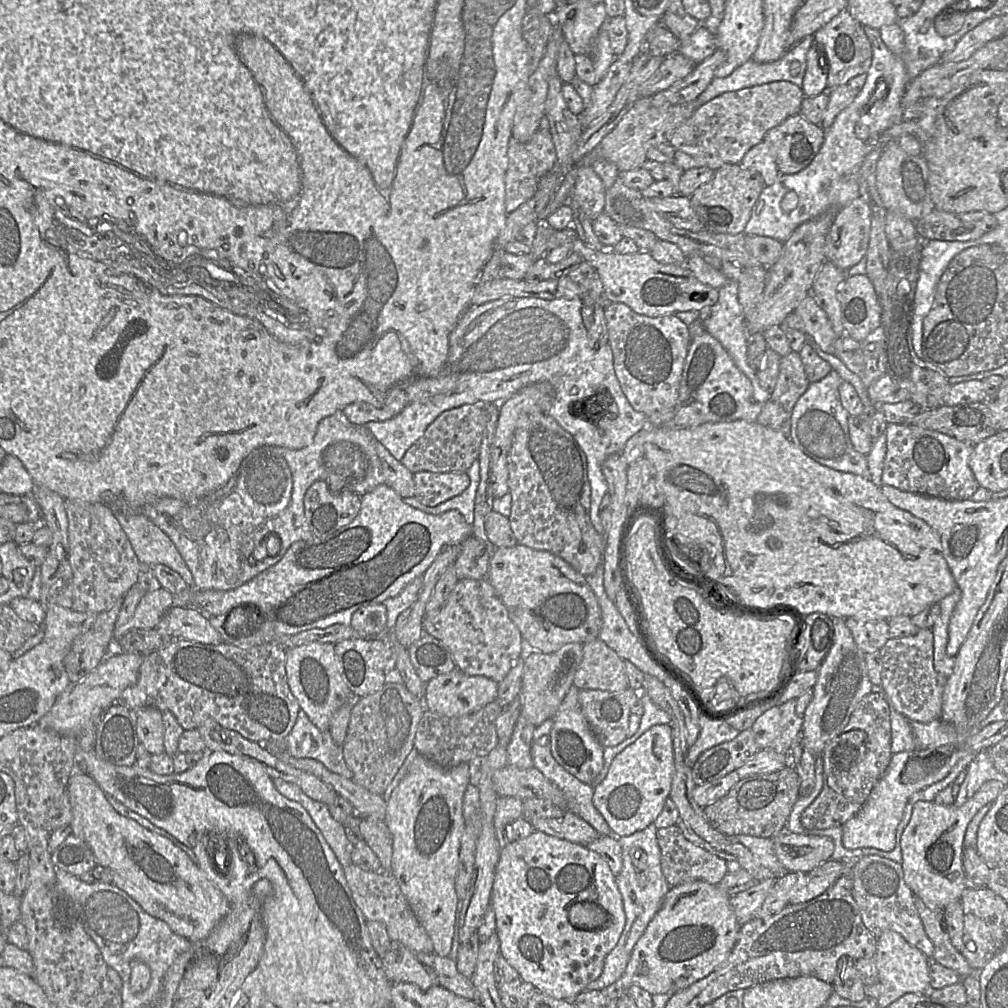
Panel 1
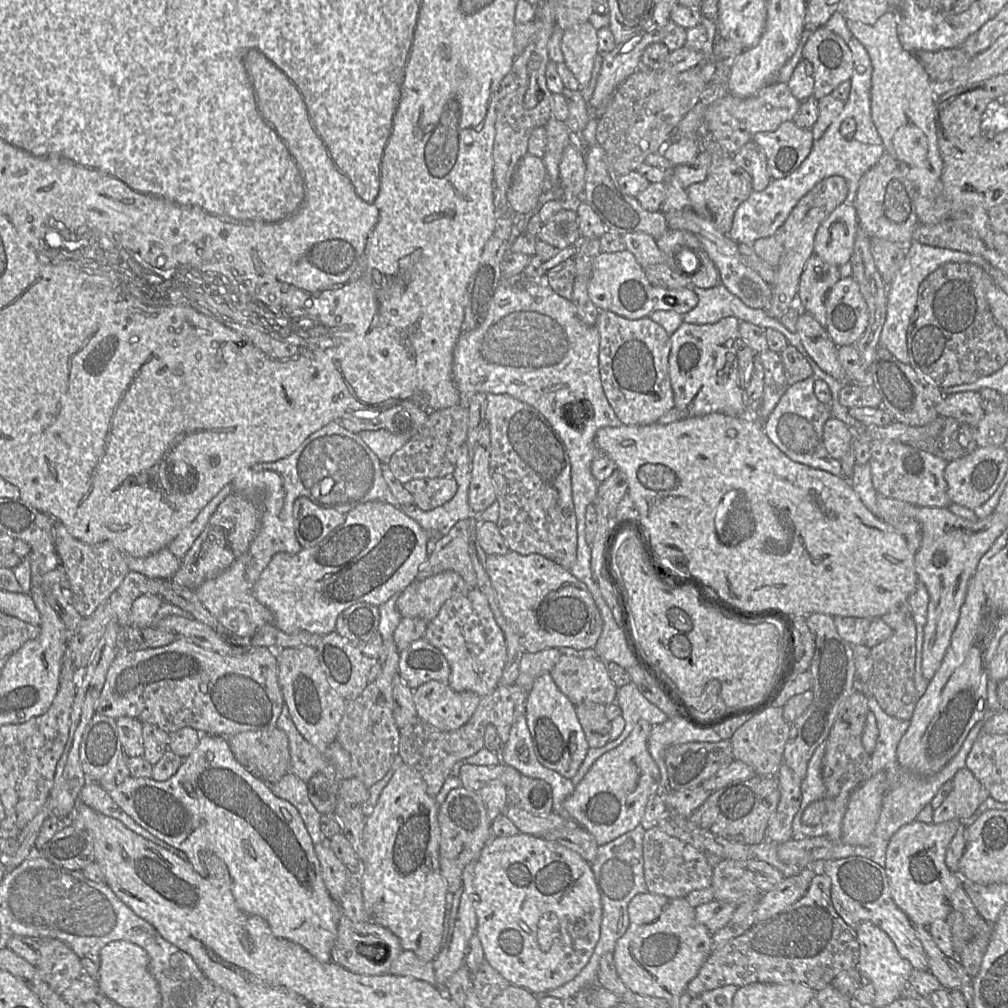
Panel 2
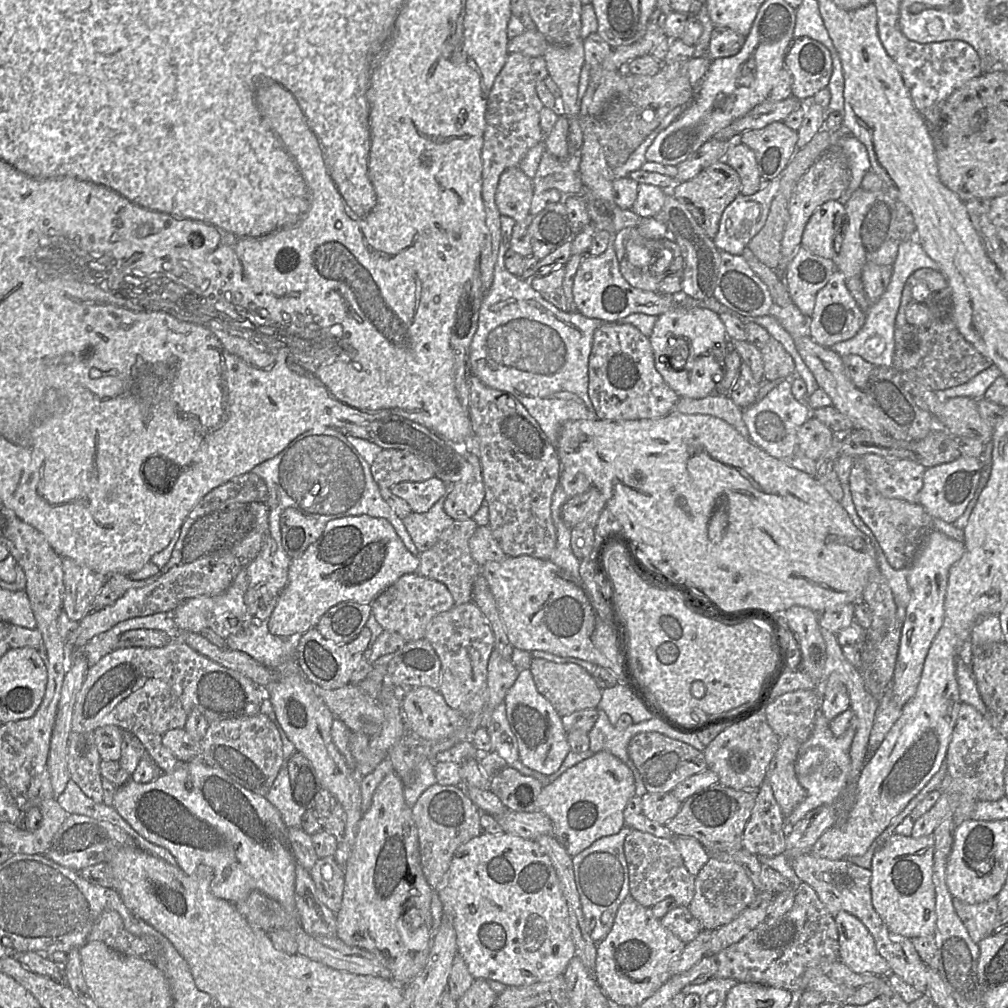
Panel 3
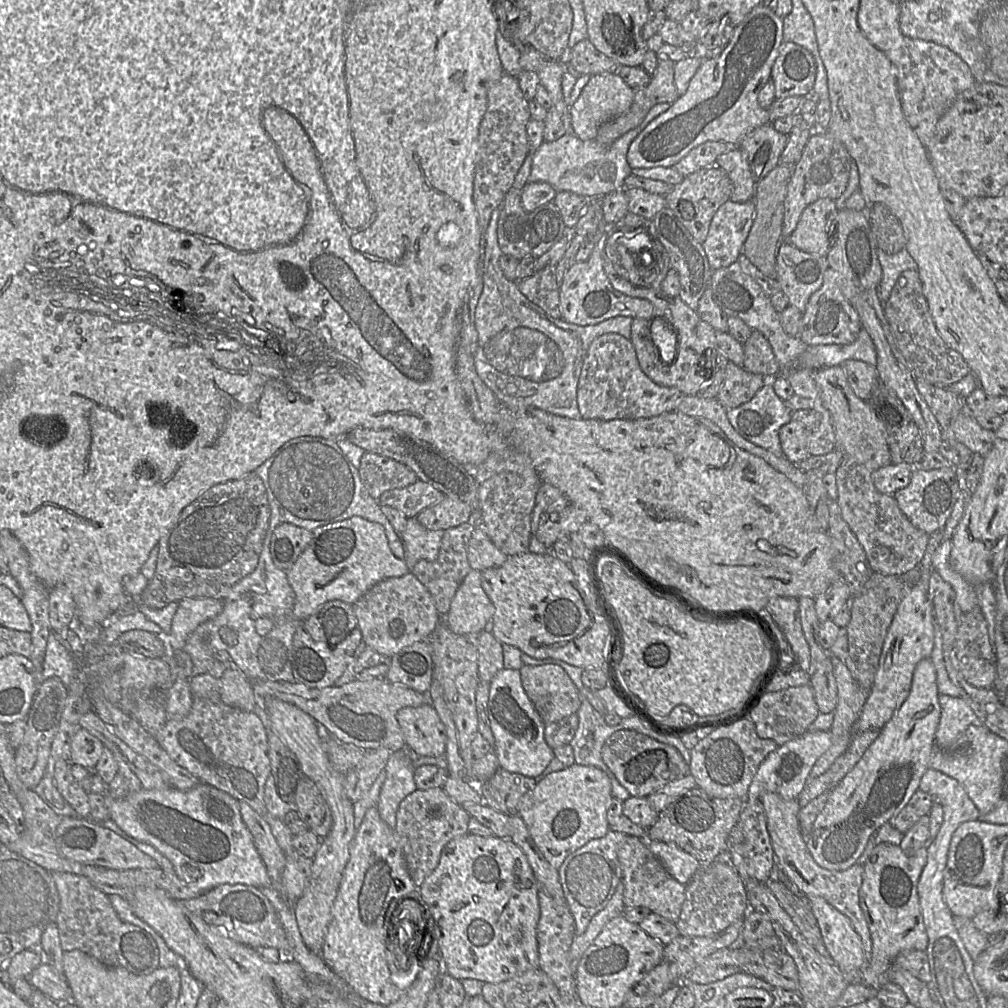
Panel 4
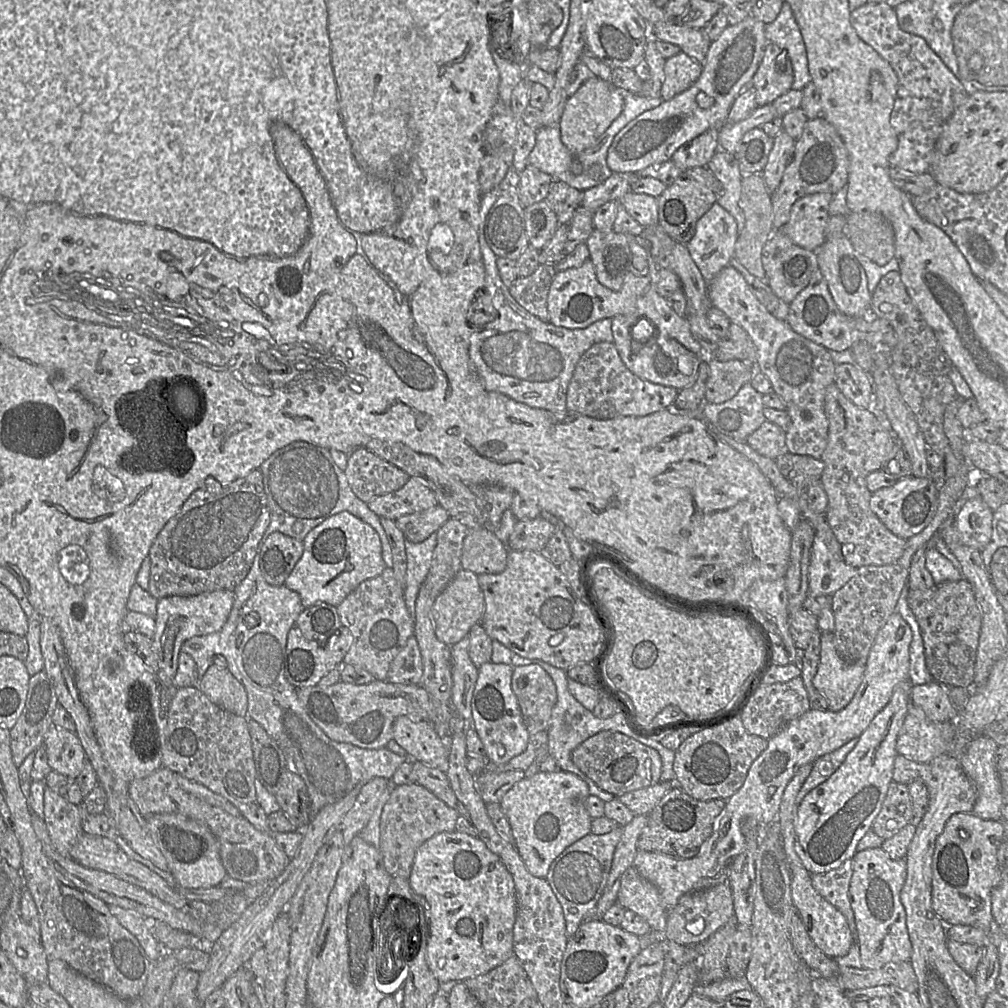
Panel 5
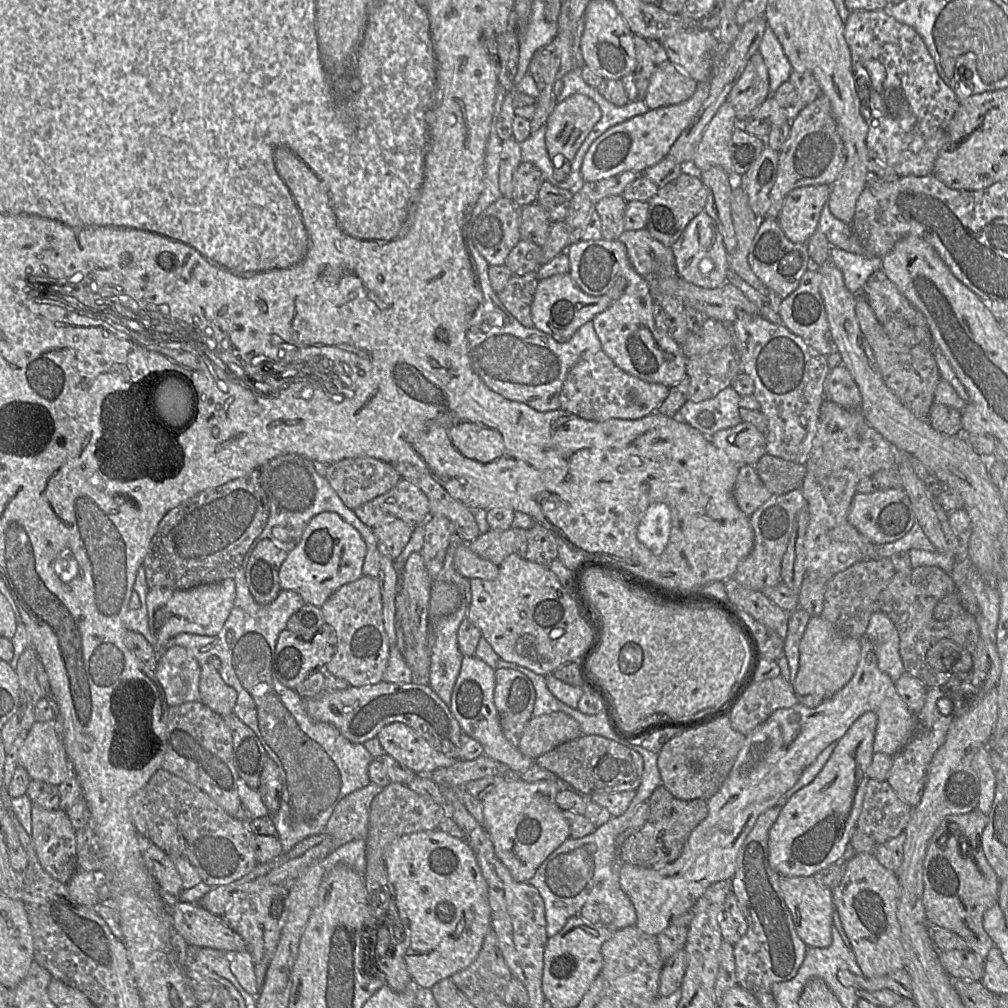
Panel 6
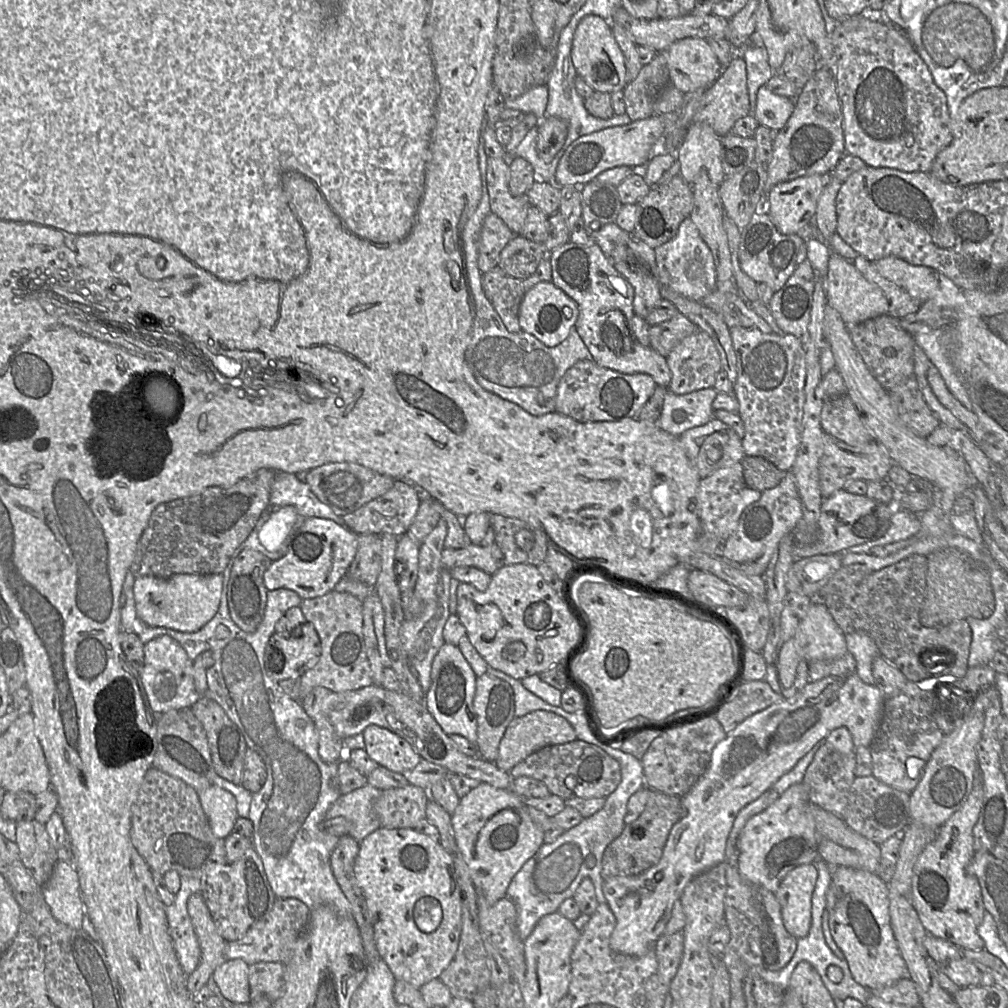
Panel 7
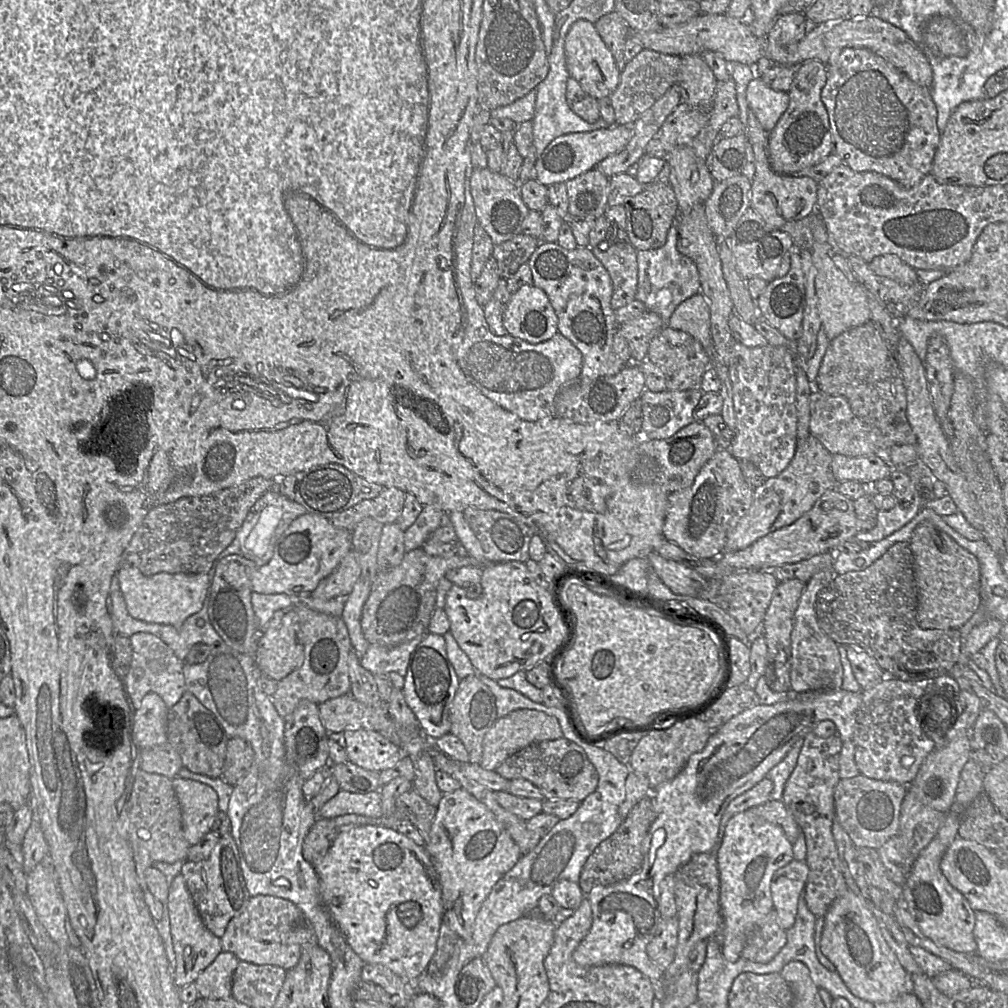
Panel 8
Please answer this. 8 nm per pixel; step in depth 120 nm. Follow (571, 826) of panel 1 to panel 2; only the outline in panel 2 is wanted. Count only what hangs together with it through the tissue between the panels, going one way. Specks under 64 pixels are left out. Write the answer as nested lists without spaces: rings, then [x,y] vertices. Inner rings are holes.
[[[508,805],[503,815],[514,823],[519,833],[538,837],[548,831],[567,825],[570,821],[565,815],[559,813],[533,815],[513,805]]]

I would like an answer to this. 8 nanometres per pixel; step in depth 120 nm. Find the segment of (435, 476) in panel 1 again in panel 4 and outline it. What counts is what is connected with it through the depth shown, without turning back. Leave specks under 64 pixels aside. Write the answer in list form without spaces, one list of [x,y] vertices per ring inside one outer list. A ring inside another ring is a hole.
[[[418,479],[406,488],[384,492],[378,502],[381,506],[395,508],[409,519],[416,517],[426,508],[438,504],[444,497],[433,486]]]

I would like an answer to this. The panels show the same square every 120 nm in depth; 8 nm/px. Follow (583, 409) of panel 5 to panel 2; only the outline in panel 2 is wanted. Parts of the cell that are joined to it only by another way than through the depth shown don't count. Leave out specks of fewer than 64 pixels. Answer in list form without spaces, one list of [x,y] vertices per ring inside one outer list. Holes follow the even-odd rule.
[[[600,311],[599,372],[604,394],[623,425],[649,425],[674,407],[669,375],[670,335],[648,317],[628,320],[609,311]]]

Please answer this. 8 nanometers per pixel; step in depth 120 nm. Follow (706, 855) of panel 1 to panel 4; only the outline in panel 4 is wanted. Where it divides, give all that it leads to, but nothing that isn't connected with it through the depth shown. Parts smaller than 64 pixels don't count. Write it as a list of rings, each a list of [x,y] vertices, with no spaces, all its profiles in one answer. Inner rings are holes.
[[[627,836],[618,845],[618,859],[622,868],[626,907],[645,907],[675,923],[685,900],[686,885],[678,882],[667,872],[661,861],[650,851],[648,842],[636,836]]]

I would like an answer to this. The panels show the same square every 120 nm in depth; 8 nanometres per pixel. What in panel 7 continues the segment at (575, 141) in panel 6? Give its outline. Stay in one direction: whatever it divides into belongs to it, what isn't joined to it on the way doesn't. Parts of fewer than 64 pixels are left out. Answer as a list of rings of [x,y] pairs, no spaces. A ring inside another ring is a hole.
[[[545,117],[539,122],[537,152],[547,165],[560,151],[565,151],[567,134],[566,122],[558,117]]]

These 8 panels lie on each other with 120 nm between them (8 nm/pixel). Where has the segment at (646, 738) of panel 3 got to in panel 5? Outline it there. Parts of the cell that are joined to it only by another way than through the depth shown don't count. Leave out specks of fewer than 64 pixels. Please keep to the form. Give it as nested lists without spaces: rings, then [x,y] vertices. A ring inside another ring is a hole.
[[[616,731],[599,732],[571,753],[574,765],[601,790],[615,796],[646,788],[661,781],[662,759],[657,750]]]

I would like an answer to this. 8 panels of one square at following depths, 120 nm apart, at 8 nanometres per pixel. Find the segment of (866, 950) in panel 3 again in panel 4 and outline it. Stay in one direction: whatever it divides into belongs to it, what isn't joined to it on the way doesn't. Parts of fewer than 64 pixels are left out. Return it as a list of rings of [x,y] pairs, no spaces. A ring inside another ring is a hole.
[[[807,897],[830,958],[842,970],[863,970],[867,960],[862,940],[849,918],[823,898]]]

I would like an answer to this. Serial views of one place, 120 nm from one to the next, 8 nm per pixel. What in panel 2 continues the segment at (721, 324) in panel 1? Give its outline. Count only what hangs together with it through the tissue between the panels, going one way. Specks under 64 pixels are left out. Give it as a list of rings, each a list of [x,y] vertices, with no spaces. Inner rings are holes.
[[[722,284],[711,288],[692,287],[698,296],[697,305],[683,314],[684,322],[692,324],[713,324],[726,317],[736,317],[763,328],[771,328],[782,333],[788,343],[794,346],[802,356],[809,356],[799,335],[789,331],[777,318],[762,309],[746,306],[737,296],[729,292]]]

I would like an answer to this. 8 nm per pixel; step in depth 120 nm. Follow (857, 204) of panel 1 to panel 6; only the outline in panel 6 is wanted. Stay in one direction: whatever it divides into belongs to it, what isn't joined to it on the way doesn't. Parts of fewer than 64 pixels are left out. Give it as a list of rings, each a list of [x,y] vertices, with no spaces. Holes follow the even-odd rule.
[[[825,184],[799,187],[787,194],[777,220],[791,241],[807,243],[818,228],[829,195],[830,186]]]

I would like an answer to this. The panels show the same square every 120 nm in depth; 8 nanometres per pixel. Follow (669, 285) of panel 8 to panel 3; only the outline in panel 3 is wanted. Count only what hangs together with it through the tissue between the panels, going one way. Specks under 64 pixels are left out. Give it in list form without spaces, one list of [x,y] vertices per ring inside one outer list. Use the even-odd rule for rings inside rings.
[[[779,179],[764,182],[761,188],[752,195],[739,194],[723,211],[719,229],[713,238],[720,251],[741,255],[748,242],[760,231],[767,219],[771,202],[779,190]]]

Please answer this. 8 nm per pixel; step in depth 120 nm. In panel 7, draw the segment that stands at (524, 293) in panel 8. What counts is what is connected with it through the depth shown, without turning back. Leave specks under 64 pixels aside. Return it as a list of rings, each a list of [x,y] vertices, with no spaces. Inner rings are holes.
[[[544,281],[526,291],[519,307],[518,319],[521,331],[531,334],[546,346],[555,347],[569,336],[578,315],[577,303],[552,281]]]

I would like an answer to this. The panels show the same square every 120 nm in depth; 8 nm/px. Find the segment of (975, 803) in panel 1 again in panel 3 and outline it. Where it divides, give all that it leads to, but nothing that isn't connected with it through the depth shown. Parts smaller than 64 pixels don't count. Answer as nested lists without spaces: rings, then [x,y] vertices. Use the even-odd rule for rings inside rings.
[[[893,833],[873,856],[871,901],[891,933],[908,939],[933,935],[936,928],[932,882],[935,840],[932,834],[913,838]]]

